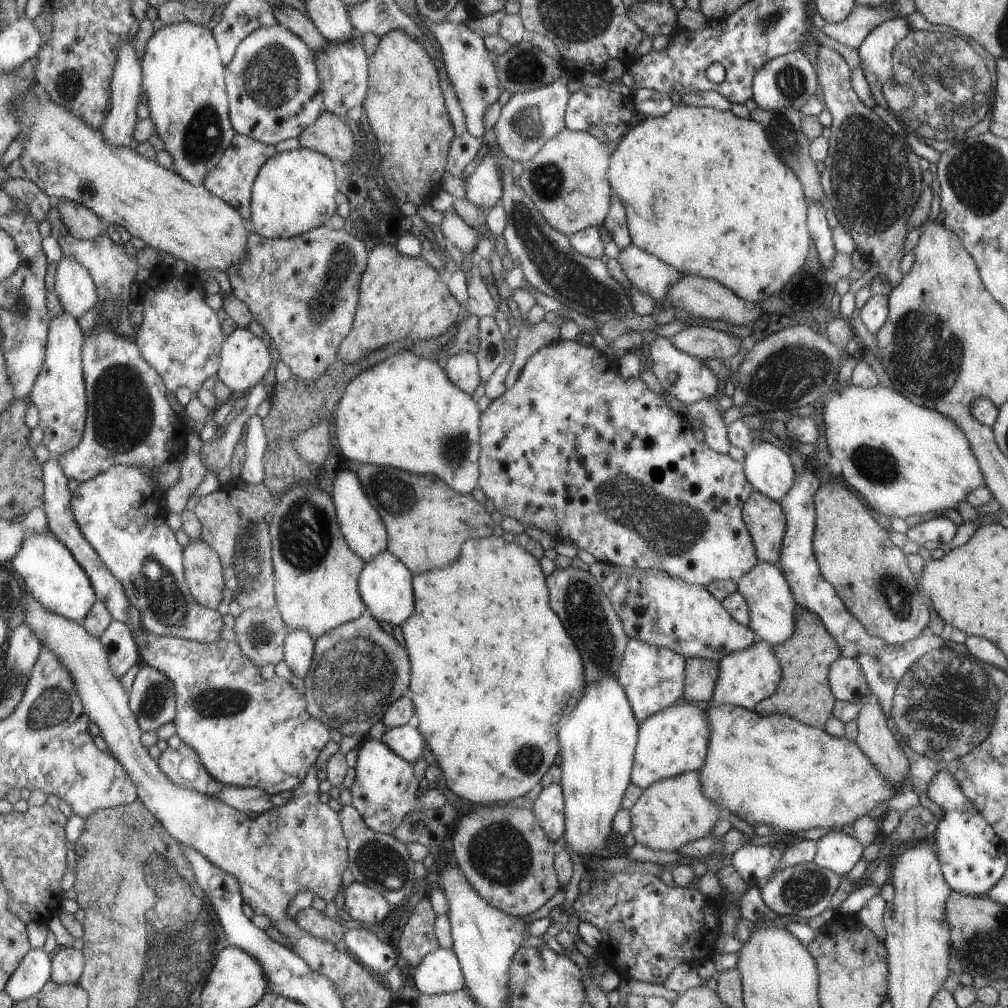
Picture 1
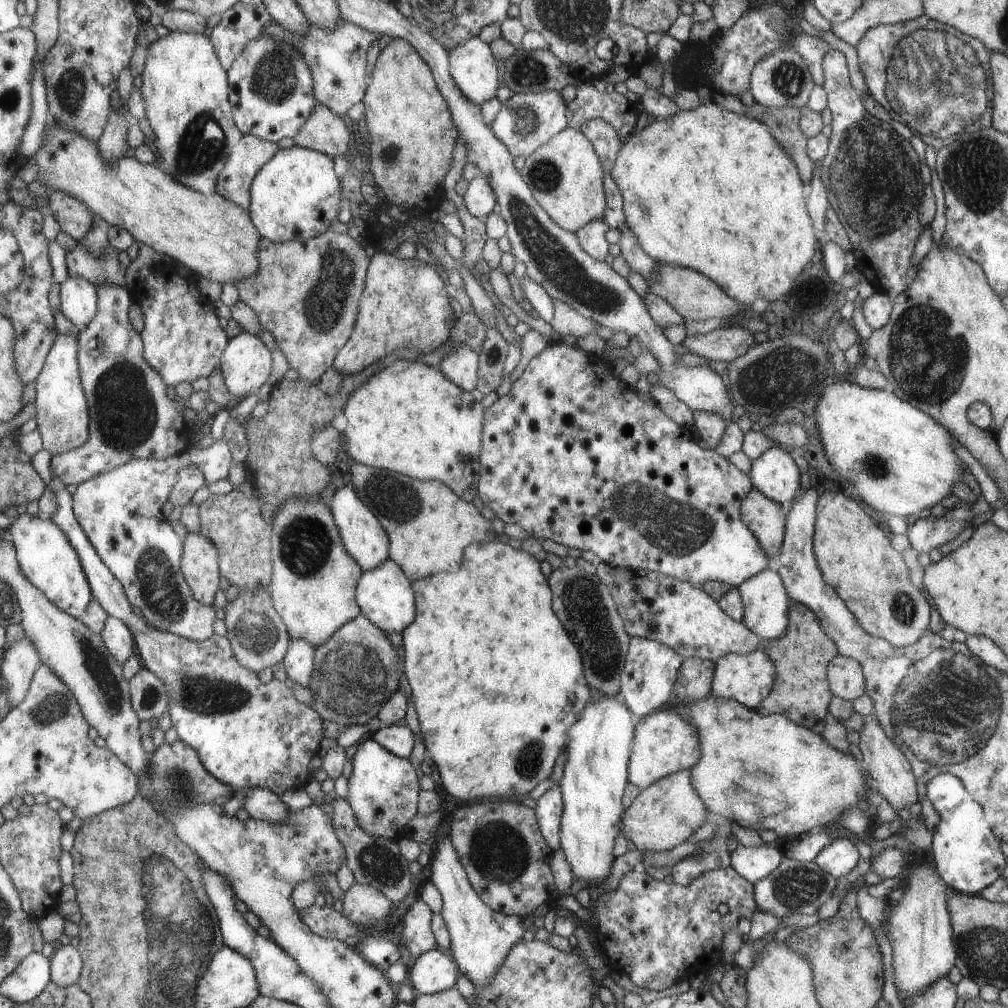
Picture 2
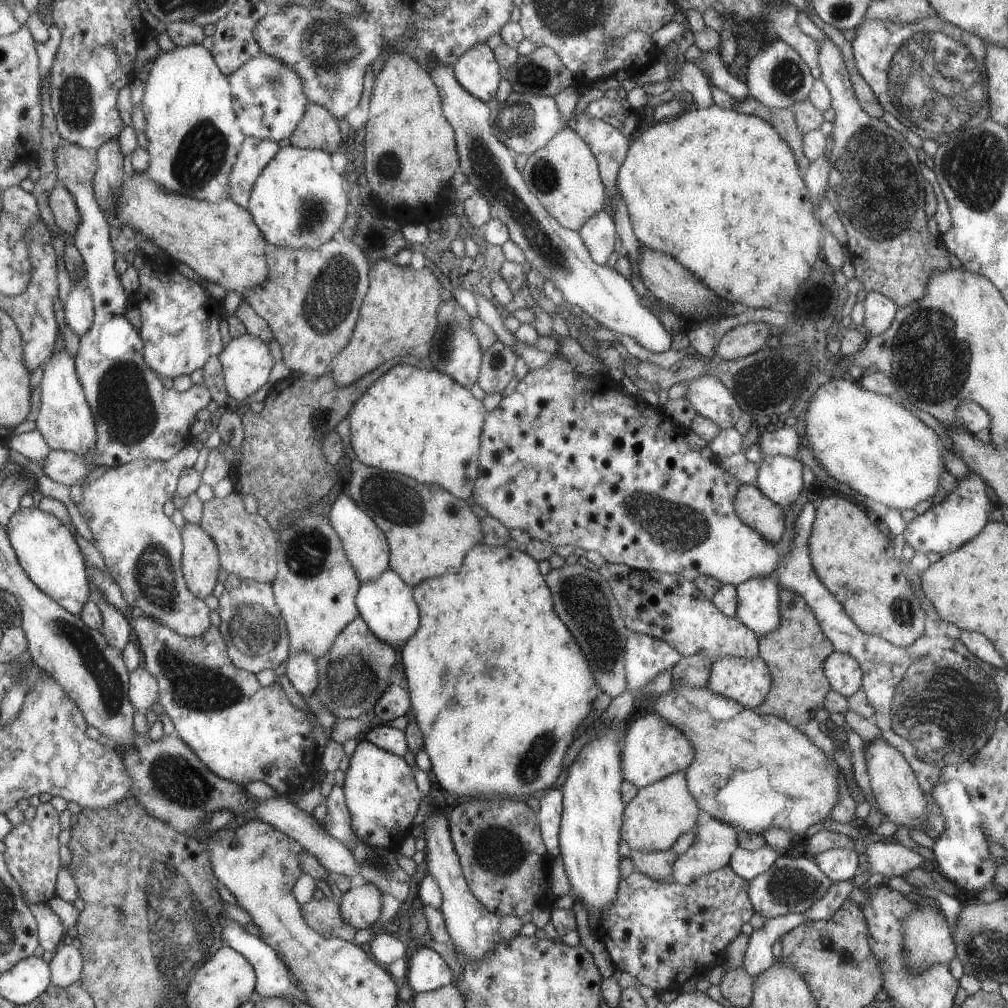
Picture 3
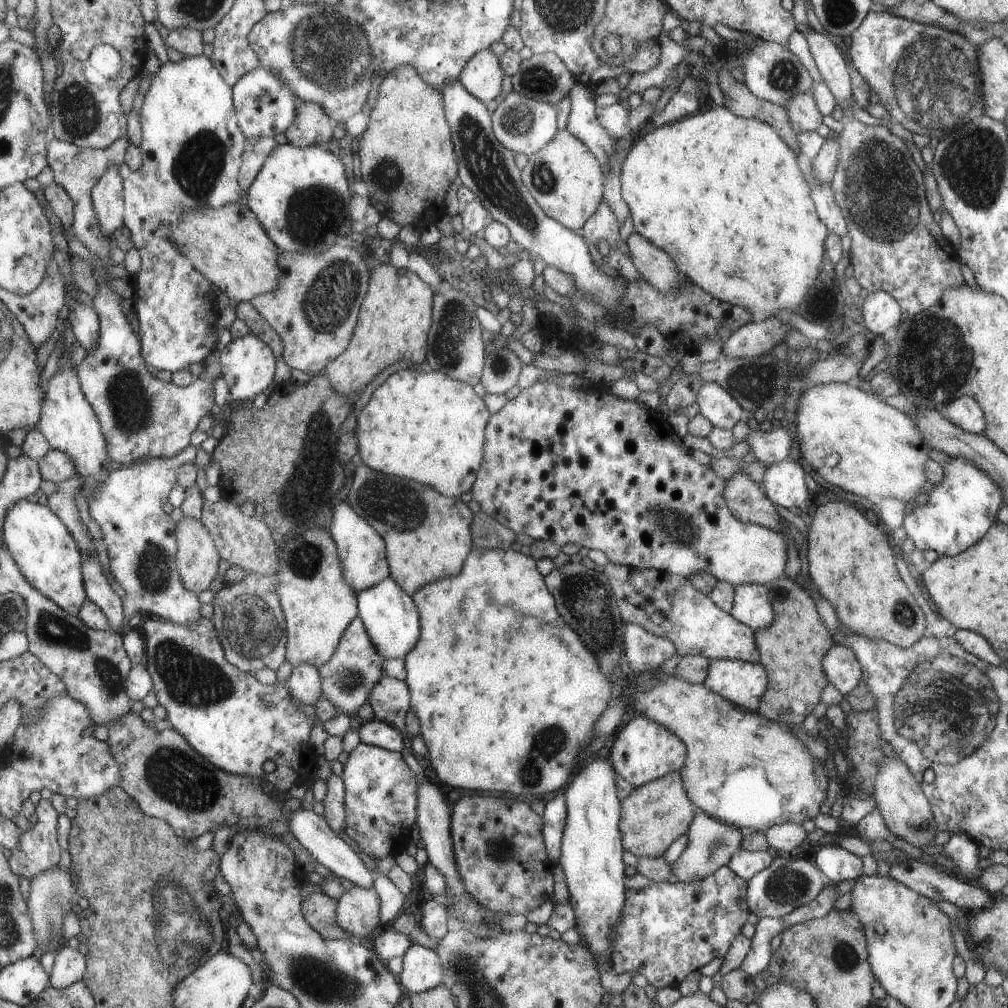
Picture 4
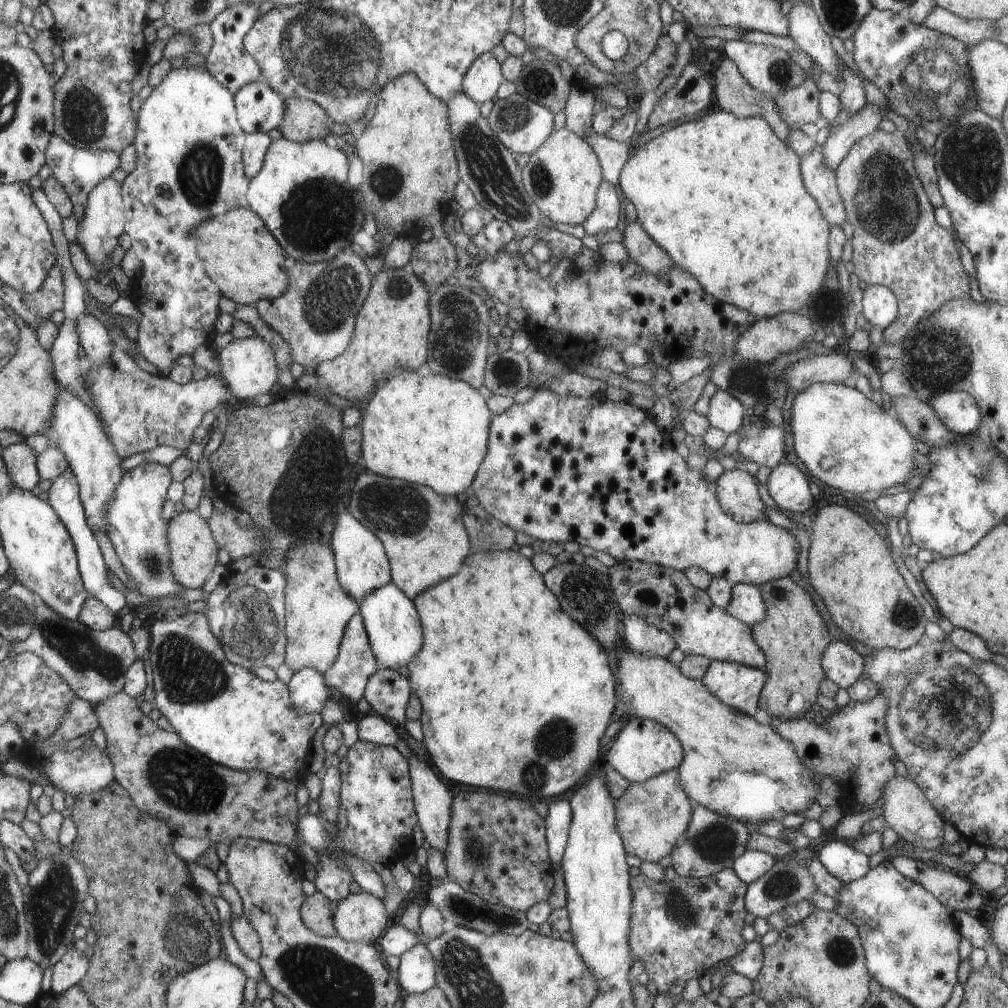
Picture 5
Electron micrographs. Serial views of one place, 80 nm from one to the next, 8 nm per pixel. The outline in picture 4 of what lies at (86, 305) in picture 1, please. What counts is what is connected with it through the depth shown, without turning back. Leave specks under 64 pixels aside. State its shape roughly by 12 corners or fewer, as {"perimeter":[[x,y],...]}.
{"perimeter":[[82,304],[69,314],[76,338],[87,351],[100,337],[98,310]]}

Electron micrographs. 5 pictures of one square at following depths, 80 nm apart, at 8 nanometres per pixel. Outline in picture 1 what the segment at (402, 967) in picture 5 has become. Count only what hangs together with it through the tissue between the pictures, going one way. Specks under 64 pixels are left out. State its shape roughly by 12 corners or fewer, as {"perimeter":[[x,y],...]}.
{"perimeter":[[437,947],[411,970],[421,995],[465,982],[452,948]]}

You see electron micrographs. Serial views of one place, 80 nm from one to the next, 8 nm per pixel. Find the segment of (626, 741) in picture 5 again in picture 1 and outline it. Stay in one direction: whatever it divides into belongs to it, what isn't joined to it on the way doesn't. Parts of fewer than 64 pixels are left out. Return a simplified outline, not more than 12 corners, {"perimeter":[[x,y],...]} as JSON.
{"perimeter":[[703,705],[638,723],[630,782],[698,771],[710,726]]}

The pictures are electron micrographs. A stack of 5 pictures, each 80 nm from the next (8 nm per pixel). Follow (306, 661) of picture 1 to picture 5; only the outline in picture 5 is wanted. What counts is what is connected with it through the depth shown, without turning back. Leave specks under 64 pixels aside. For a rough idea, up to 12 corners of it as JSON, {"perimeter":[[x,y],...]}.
{"perimeter":[[294,672],[289,686],[295,706],[320,713],[331,700],[324,674]]}

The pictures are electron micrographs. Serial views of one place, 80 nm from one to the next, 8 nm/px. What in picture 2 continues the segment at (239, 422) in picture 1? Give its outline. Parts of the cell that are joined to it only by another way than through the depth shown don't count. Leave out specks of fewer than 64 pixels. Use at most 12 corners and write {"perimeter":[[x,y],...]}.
{"perimeter":[[228,440],[131,459],[82,482],[74,509],[149,624],[202,641],[215,607],[182,571],[184,537],[163,506],[177,474]]}

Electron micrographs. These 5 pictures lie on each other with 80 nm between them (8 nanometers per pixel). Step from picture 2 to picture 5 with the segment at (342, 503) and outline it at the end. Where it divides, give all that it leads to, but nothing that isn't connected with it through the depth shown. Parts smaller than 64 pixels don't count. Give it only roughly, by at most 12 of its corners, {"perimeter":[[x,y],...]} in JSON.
{"perimeter":[[349,512],[331,545],[353,600],[391,583],[386,545]]}

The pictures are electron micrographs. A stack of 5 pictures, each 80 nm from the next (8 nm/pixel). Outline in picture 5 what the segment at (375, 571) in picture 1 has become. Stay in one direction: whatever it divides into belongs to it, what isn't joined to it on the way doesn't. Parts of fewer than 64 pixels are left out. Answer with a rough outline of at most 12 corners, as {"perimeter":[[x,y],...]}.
{"perimeter":[[392,583],[360,605],[382,669],[422,648],[409,597]]}

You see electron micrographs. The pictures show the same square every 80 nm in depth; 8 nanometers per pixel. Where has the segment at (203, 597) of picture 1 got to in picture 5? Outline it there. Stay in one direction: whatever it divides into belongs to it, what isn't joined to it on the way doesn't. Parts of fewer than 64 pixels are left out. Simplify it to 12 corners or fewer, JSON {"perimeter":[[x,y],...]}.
{"perimeter":[[199,512],[170,521],[171,559],[185,589],[201,589],[219,546]]}

